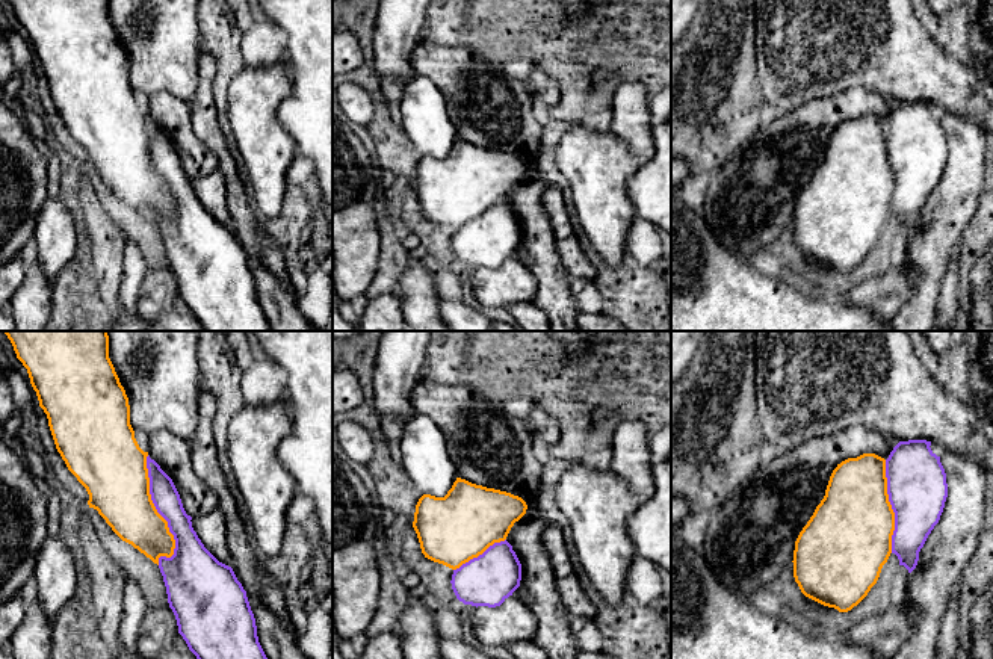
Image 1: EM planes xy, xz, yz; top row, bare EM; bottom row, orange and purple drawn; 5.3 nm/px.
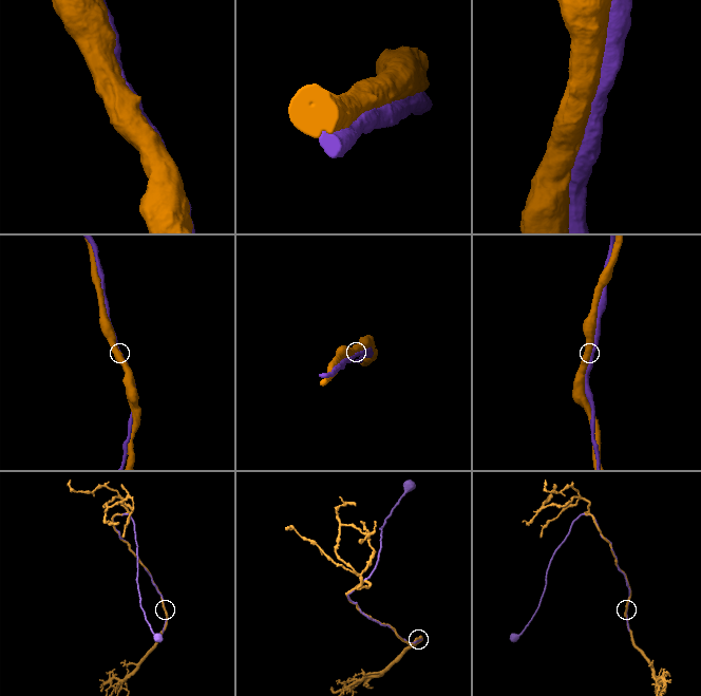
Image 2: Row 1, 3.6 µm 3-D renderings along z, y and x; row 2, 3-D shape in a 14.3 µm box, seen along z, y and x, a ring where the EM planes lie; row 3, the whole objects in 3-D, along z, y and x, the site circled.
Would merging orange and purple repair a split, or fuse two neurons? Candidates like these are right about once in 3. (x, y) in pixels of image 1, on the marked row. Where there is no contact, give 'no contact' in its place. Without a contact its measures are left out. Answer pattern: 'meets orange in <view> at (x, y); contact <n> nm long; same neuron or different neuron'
meets orange in xy at (159, 514); contact 600 nm long; same neuron

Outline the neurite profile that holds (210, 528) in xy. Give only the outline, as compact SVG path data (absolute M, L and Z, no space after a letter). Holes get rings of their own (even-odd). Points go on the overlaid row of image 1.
M216 508L204 515L192 517L192 528L204 547L222 564L231 567L231 555L227 547L227 523Z

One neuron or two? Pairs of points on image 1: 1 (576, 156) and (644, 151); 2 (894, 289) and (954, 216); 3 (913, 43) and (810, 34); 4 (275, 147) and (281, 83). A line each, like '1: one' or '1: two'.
1: two
2: two
3: one
4: one

